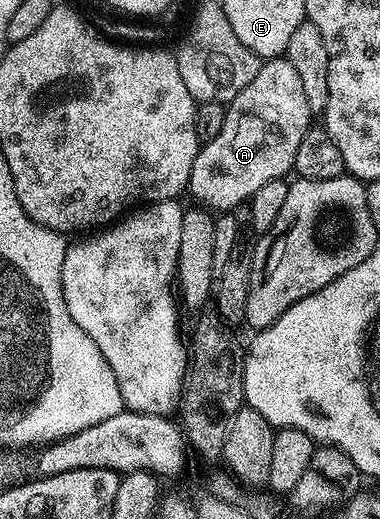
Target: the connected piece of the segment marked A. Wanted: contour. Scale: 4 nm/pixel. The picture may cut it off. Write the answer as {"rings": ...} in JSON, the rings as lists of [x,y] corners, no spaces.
{"rings":[[[277,58],[275,60],[266,60],[261,63],[258,74],[254,74],[254,78],[250,82],[250,86],[246,86],[232,100],[226,104],[226,122],[222,122],[222,131],[212,140],[205,140],[201,143],[200,153],[194,158],[194,166],[190,170],[190,178],[188,179],[187,195],[192,195],[197,200],[201,209],[207,210],[212,214],[228,214],[239,206],[247,205],[252,199],[254,190],[259,190],[261,186],[266,186],[266,182],[274,182],[275,180],[283,180],[294,169],[294,154],[298,154],[298,142],[302,142],[302,138],[306,138],[309,128],[313,127],[314,113],[310,110],[310,106],[306,106],[306,93],[302,91],[302,81],[298,78],[298,73],[294,70],[294,66],[290,66],[287,58]]]}

